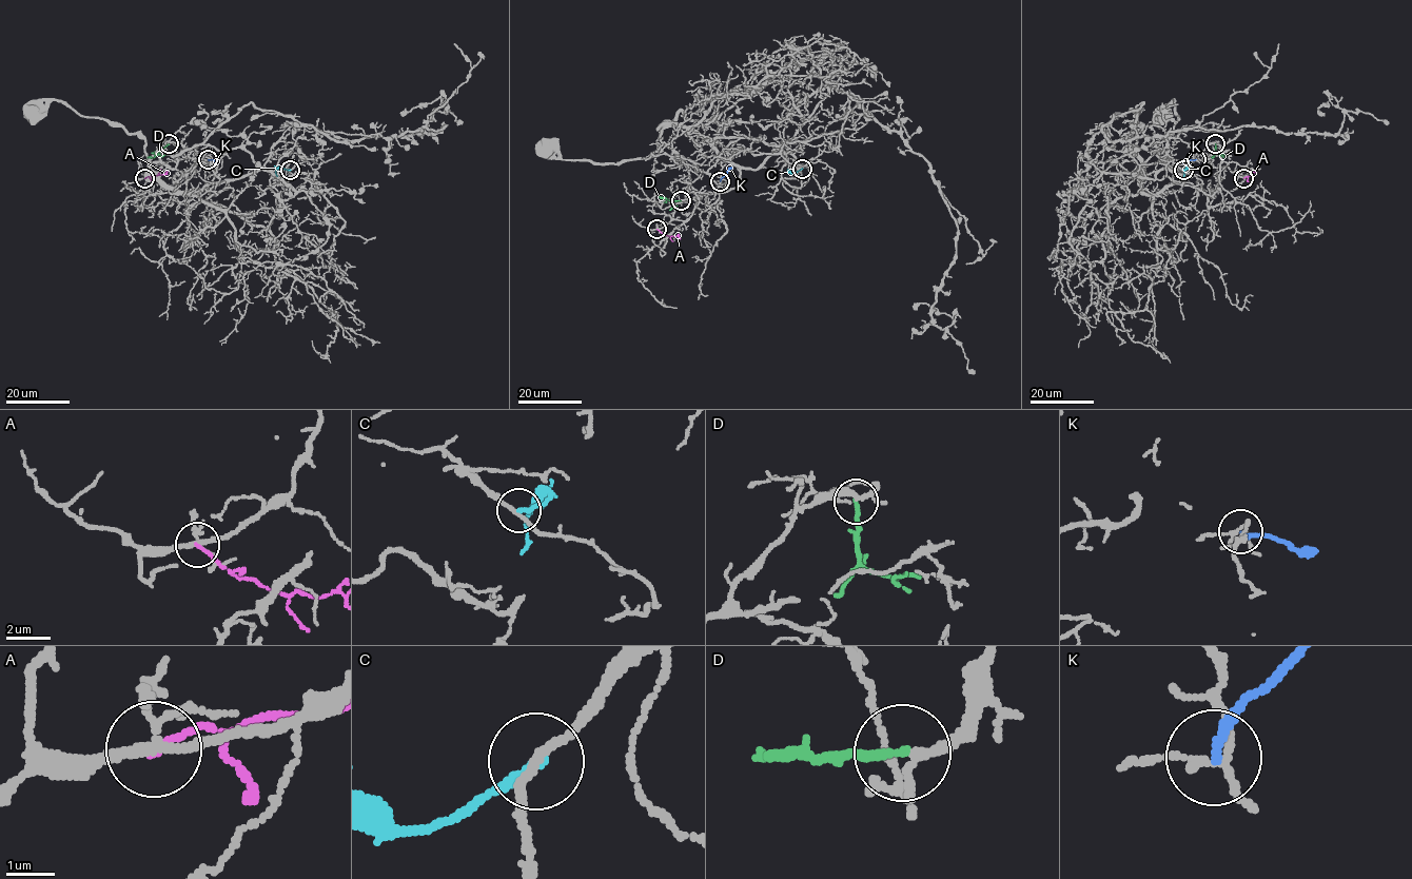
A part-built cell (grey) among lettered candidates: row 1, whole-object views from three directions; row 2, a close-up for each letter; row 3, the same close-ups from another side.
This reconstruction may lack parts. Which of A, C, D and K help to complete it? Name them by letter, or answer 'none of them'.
D

